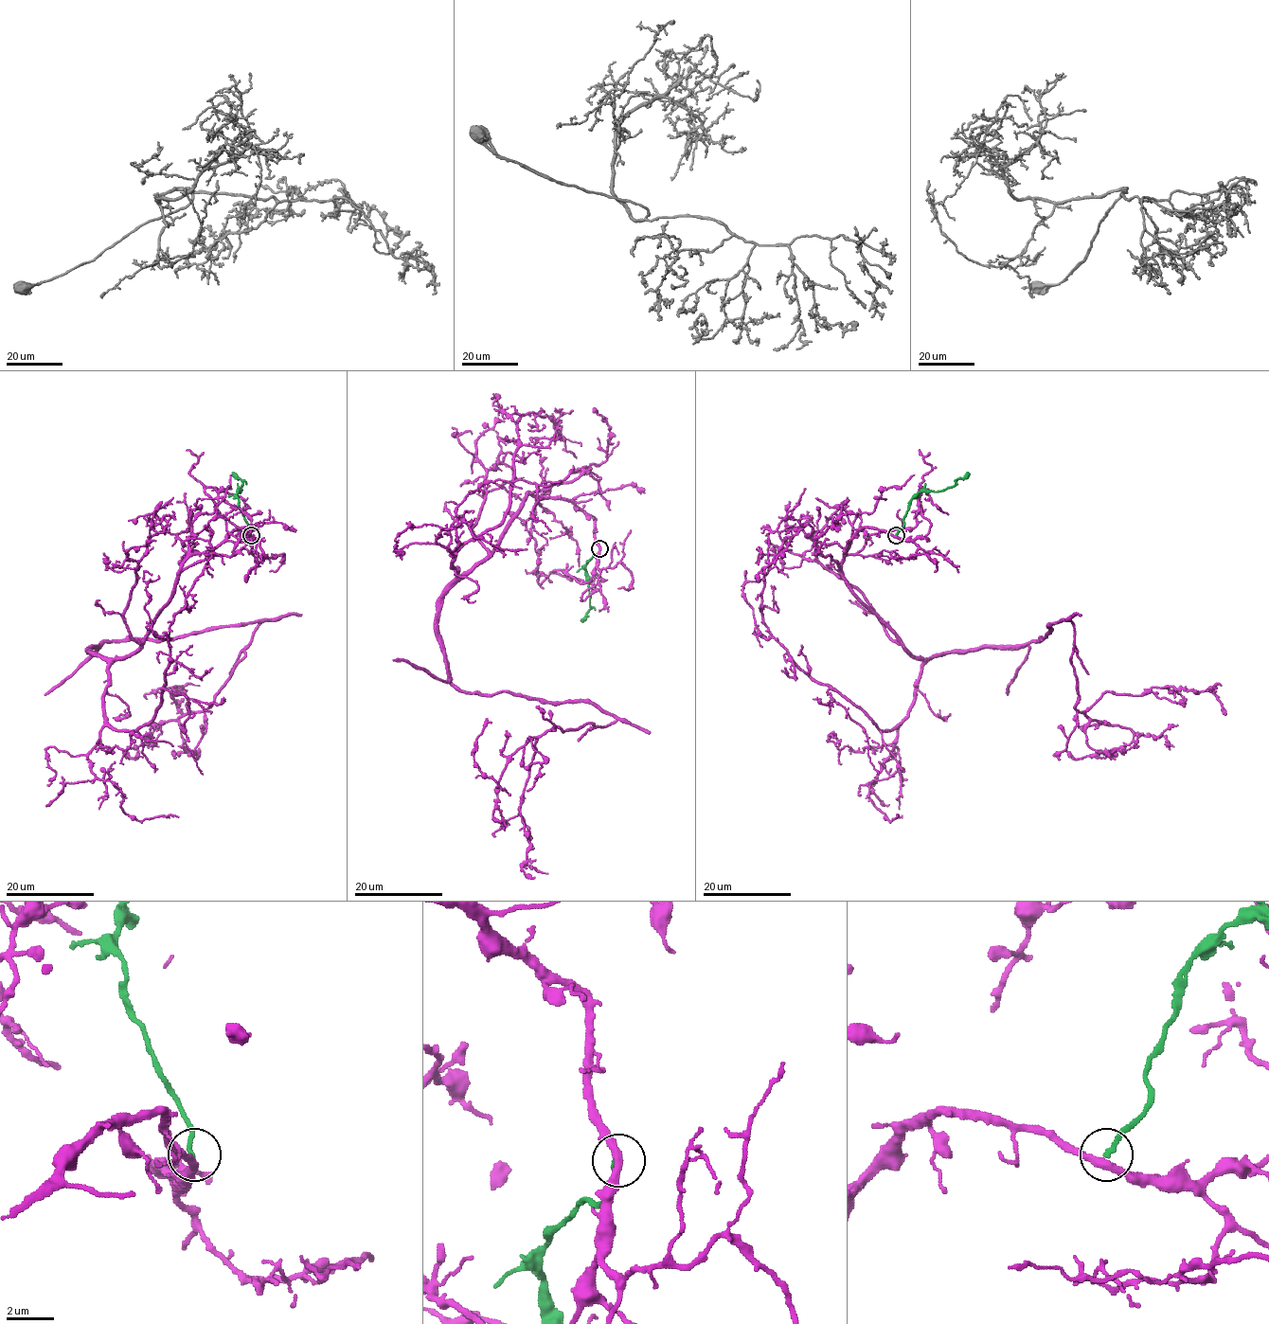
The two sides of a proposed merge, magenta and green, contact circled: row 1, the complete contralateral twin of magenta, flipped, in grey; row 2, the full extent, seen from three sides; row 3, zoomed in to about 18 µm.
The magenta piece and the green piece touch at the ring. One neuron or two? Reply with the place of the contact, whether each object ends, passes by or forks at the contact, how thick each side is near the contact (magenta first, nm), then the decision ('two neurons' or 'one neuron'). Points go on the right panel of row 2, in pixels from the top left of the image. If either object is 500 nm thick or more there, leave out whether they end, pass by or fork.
(896, 535) | magenta passes by | green ends | 320/200 nm | two neurons

